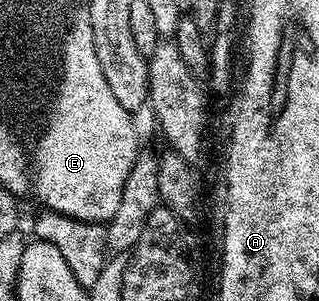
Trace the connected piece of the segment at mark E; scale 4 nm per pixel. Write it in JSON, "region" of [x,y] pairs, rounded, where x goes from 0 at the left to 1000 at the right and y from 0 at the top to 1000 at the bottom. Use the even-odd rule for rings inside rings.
{"region":[[[260,76],[245,80],[238,103],[219,116],[201,282],[204,289],[185,292],[176,372],[150,449],[141,449],[141,465],[129,475],[129,648],[113,658],[113,671],[163,674],[166,688],[248,714],[251,738],[329,748],[361,721],[364,698],[373,694],[386,621],[429,528],[436,488],[429,435],[417,425],[420,385],[386,362],[386,349],[373,349],[373,332],[348,312],[348,292],[323,256],[323,226],[310,219],[310,186],[298,179],[298,150],[282,140],[279,96]]]}

